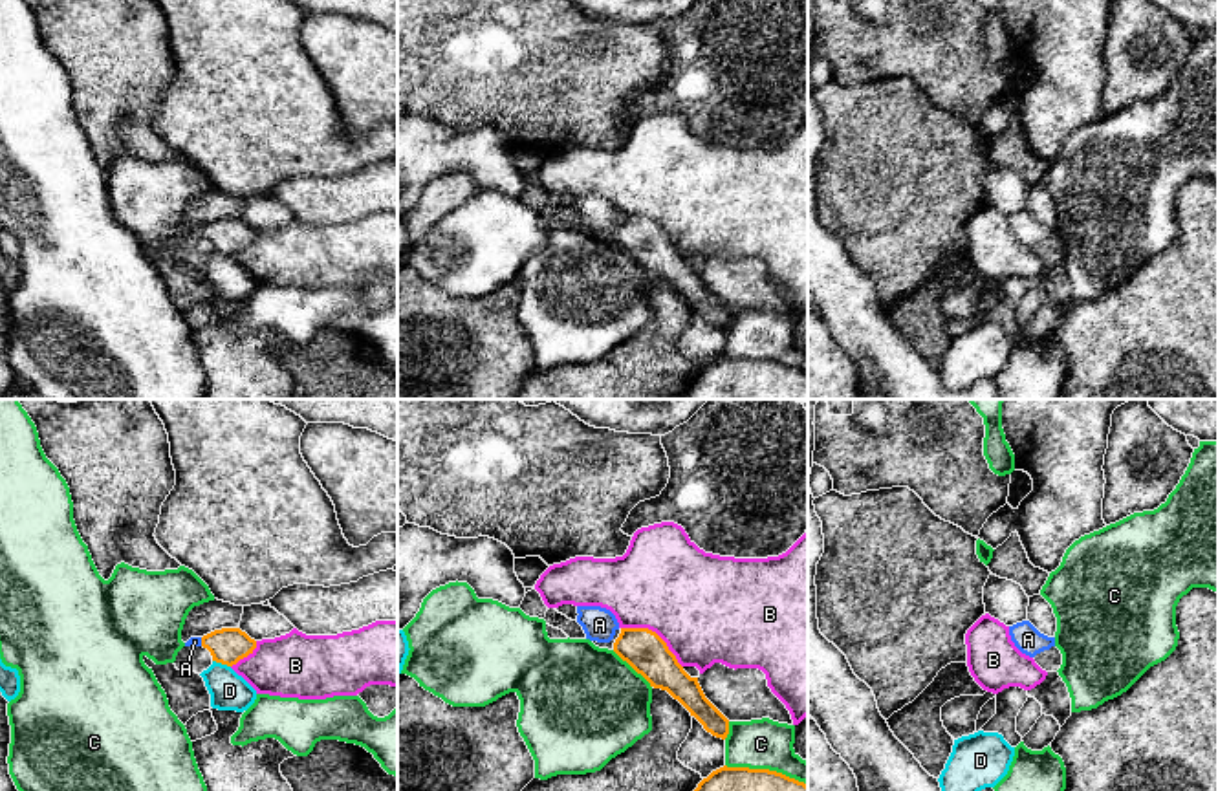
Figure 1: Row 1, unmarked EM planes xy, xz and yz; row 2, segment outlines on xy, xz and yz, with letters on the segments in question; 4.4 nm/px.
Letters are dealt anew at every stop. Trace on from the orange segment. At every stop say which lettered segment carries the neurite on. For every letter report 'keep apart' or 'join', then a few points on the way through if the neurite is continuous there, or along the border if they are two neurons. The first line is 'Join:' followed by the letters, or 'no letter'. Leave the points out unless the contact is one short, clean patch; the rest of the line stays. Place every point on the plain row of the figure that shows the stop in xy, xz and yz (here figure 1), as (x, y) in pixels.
Join: A
A: join | across xy (229, 235), (202, 231), (195, 231)
B: keep apart
C: keep apart
D: keep apart | along xy (213, 249), (229, 257)

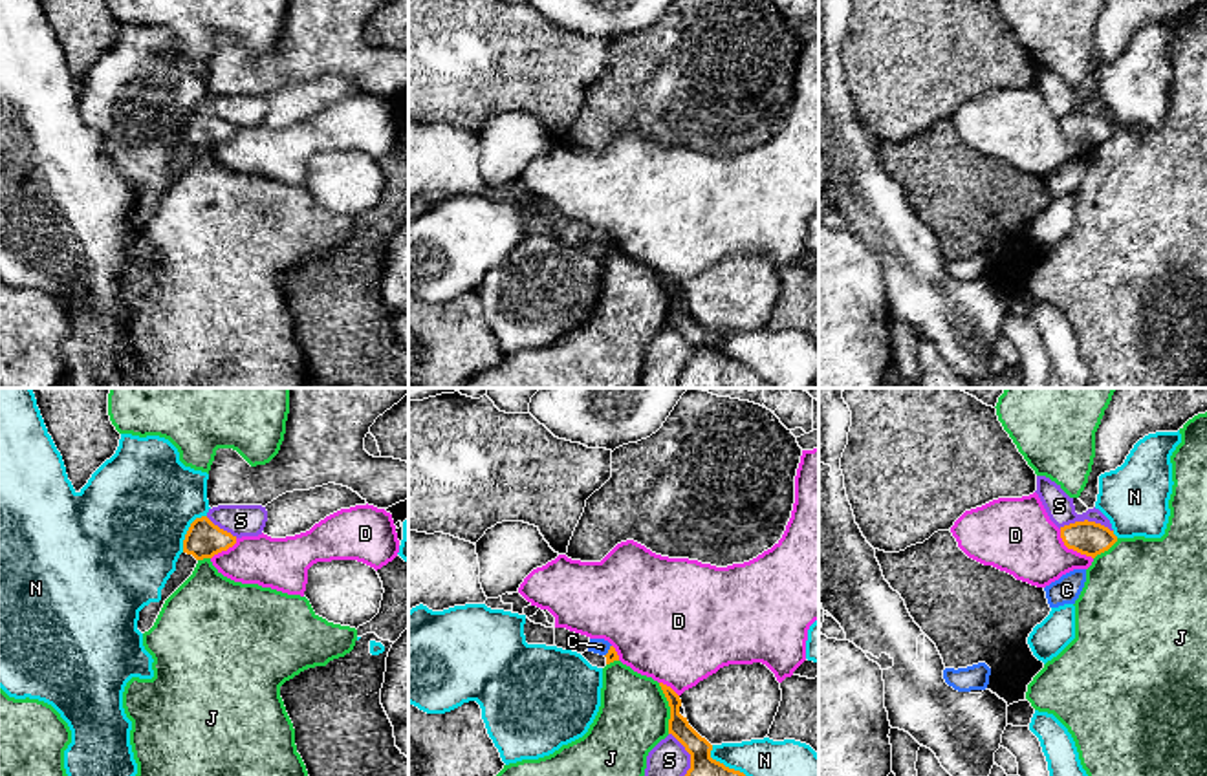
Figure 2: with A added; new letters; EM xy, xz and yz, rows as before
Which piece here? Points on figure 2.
Join: no letter
C: keep apart | along xz (610, 235), (605, 246)
D: keep apart
J: keep apart
N: keep apart
S: keep apart

